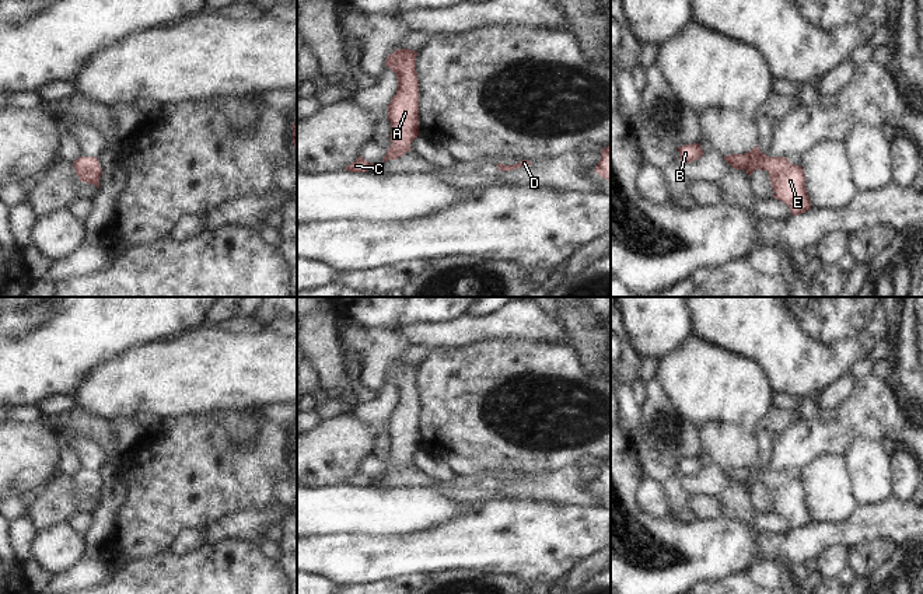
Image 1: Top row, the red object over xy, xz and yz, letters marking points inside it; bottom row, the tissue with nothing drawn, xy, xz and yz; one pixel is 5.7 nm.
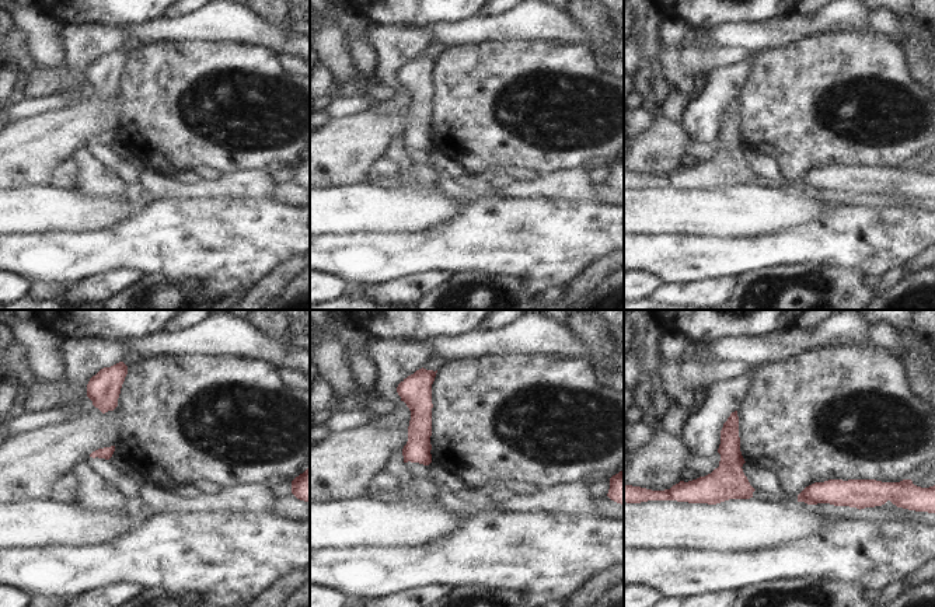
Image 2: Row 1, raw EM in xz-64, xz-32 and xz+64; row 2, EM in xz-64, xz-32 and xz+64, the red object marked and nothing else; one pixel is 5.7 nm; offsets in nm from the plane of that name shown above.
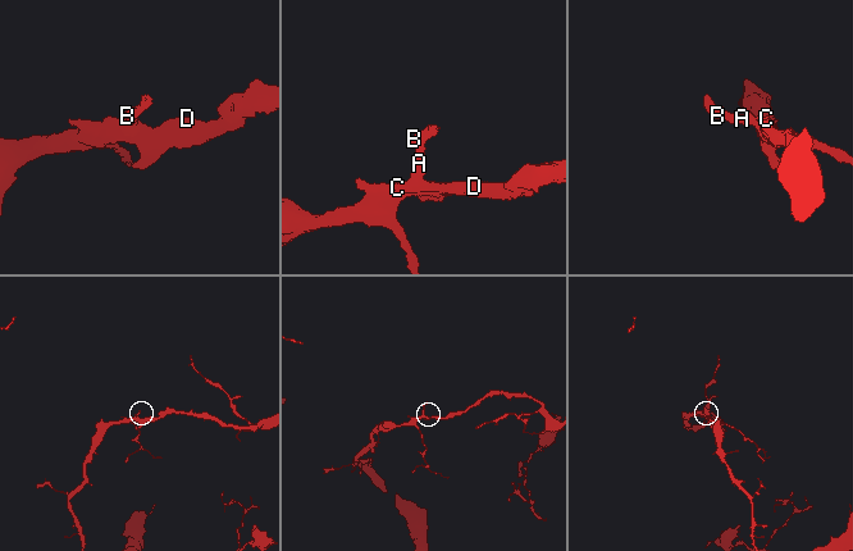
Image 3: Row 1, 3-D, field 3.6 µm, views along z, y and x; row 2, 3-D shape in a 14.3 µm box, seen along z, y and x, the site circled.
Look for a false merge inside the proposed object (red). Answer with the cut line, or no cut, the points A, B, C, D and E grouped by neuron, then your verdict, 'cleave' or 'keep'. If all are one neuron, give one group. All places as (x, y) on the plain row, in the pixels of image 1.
no cut | A B C D E | keep

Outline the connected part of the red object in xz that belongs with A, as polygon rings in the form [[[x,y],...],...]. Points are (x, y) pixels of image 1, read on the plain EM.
[[[398,363],[385,374],[385,380],[398,391],[398,403],[388,419],[391,460],[382,476],[396,474],[410,465],[410,457],[420,450],[416,370],[415,364]]]

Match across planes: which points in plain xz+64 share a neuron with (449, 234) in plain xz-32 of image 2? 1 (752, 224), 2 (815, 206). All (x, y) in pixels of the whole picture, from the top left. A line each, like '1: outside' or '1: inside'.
1: outside
2: outside

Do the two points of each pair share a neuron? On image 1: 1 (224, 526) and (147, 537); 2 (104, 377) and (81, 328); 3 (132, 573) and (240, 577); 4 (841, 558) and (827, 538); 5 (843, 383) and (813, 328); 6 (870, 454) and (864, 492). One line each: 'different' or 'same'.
1: different
2: different
3: same
4: different
5: different
6: same

